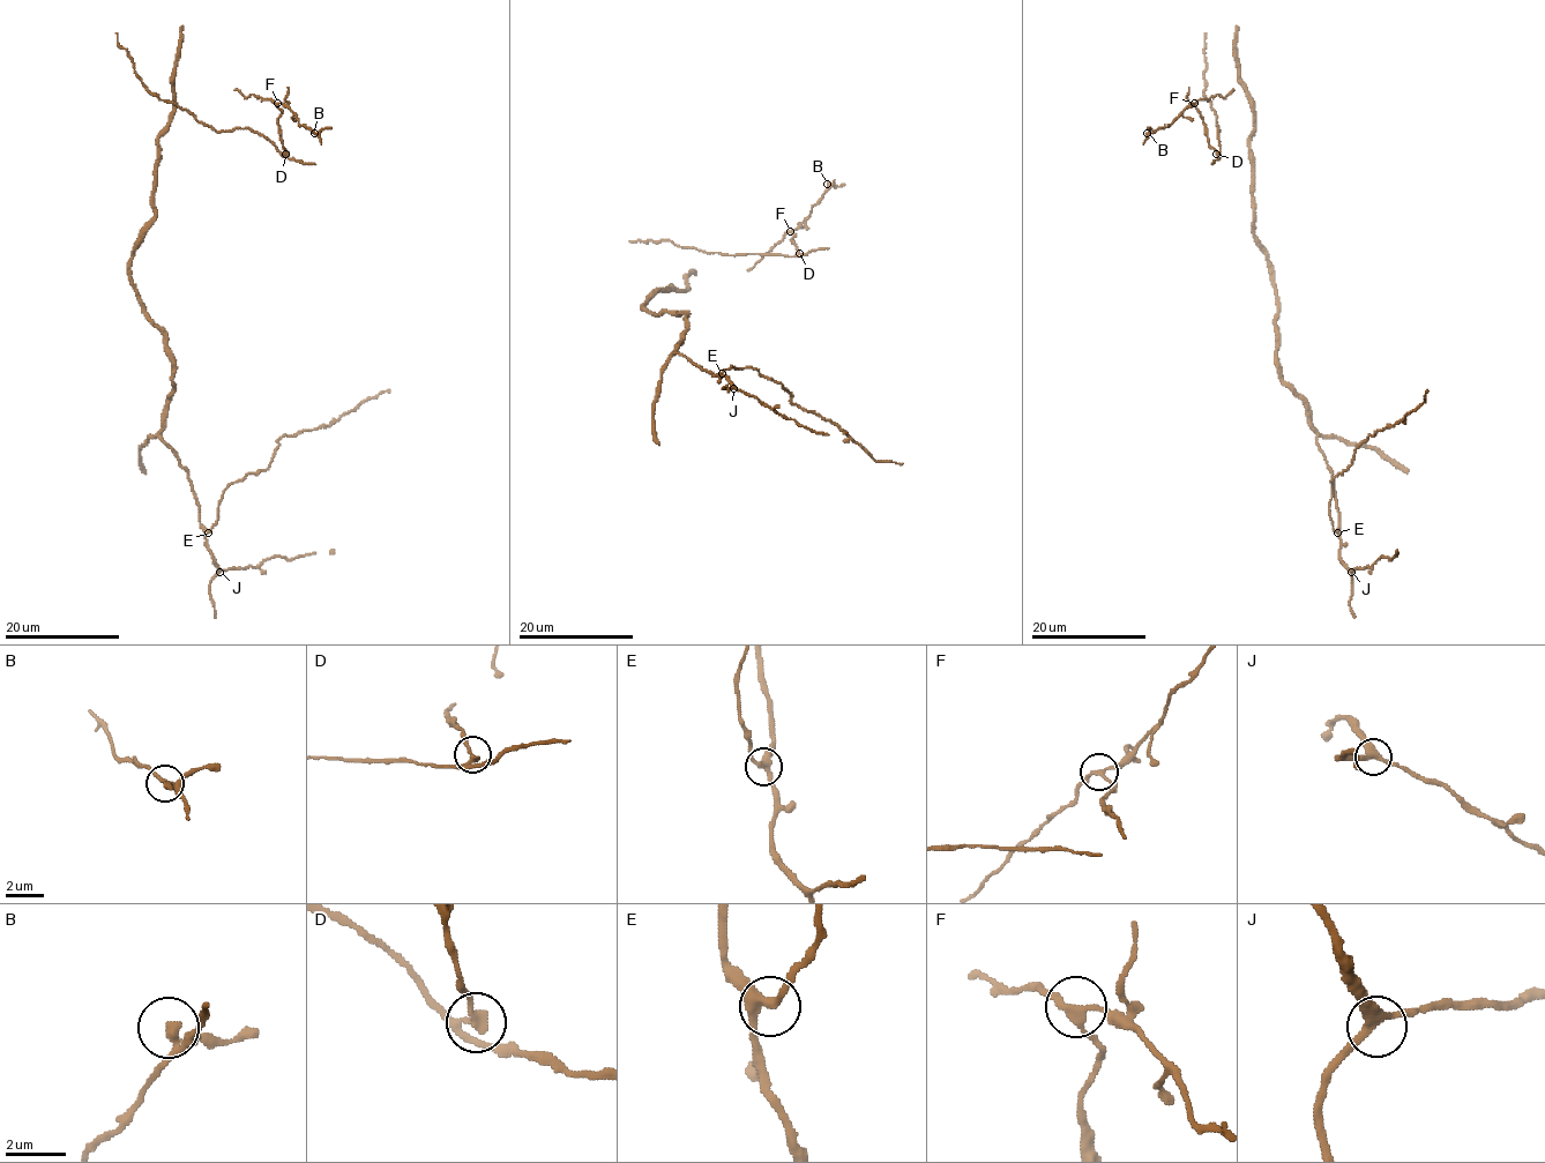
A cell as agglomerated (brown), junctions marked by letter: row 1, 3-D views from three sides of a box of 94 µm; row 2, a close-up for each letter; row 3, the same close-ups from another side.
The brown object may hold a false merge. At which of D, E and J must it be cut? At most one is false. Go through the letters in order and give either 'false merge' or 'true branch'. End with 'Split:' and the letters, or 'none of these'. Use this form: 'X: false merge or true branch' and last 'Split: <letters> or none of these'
D: false merge
E: true branch
J: true branch
Split: D

